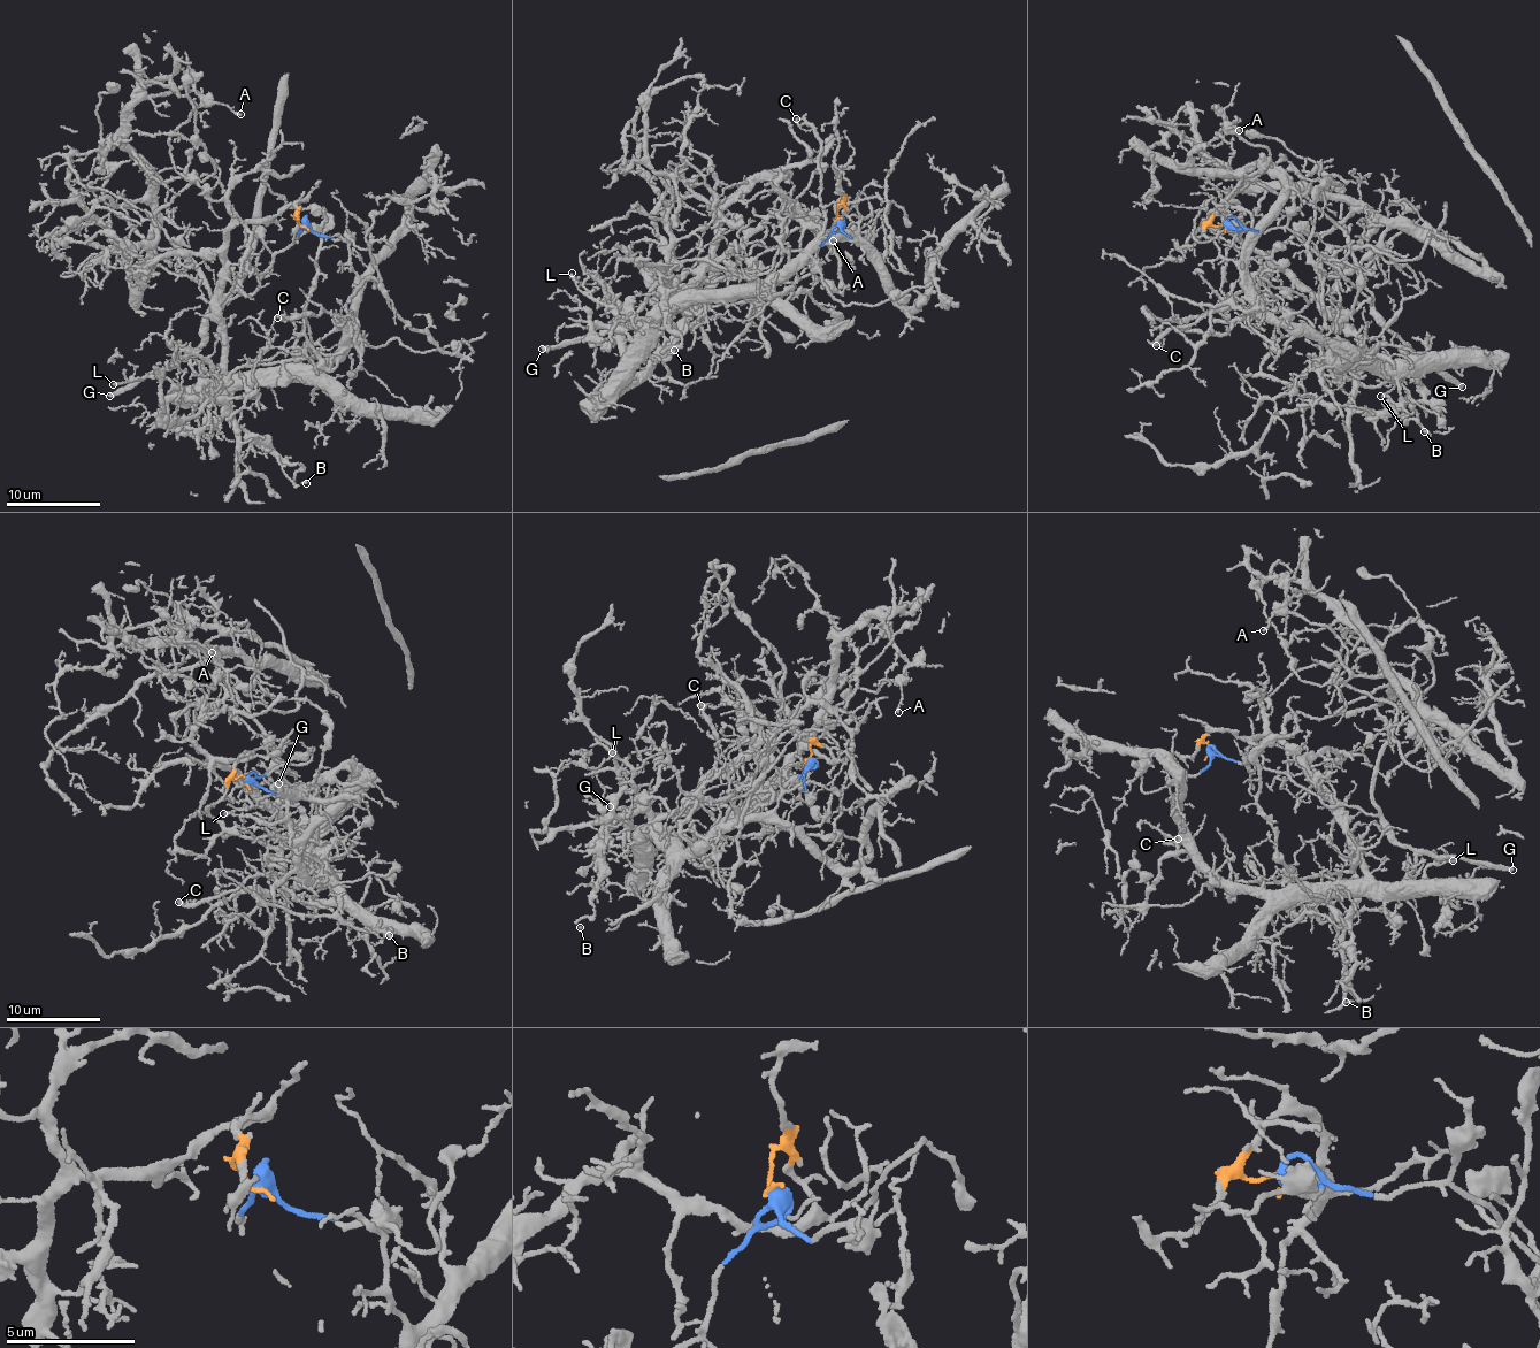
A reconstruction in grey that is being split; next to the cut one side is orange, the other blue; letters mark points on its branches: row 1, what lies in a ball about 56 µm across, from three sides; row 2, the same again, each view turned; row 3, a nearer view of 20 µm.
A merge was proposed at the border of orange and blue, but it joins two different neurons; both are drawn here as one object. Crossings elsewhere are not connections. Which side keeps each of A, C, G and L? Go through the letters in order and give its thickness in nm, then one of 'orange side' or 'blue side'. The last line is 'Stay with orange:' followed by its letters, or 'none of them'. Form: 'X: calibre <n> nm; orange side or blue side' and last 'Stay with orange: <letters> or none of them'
A: calibre 180 nm; blue side
C: calibre 110 nm; orange side
G: calibre 340 nm; blue side
L: calibre 190 nm; orange side
Stay with orange: C, L

